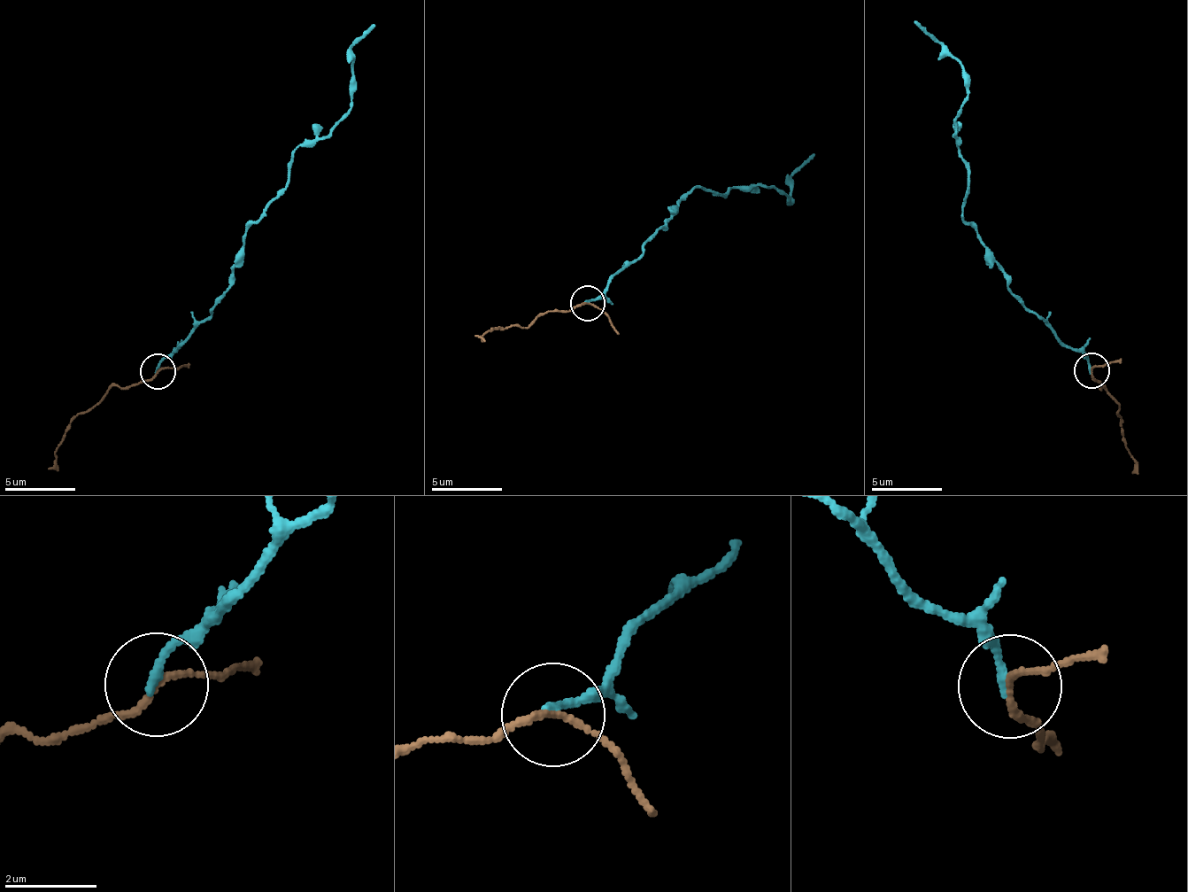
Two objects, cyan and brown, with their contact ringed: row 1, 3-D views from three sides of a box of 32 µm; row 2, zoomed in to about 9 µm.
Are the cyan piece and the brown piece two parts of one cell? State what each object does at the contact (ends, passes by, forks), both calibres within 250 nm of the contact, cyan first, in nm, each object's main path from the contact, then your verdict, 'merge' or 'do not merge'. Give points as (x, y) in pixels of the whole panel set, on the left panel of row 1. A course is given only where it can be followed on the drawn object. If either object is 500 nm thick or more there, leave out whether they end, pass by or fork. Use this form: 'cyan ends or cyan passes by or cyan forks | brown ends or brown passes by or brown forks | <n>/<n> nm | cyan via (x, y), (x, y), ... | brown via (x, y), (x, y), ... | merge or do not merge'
cyan ends | brown passes by | 180/130 nm | cyan via (158, 370), (231, 287), (244, 232), (287, 185), (297, 150), (321, 139), (343, 114), (350, 50), (374, 23) | brown via (158, 370), (138, 385), (113, 385), (96, 404), (81, 411), (47, 468) | do not merge

